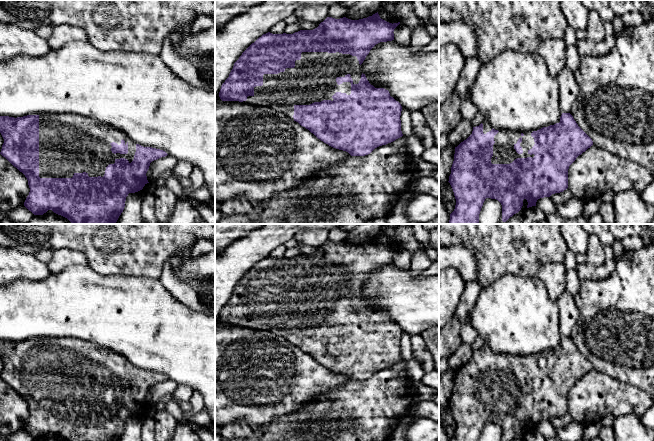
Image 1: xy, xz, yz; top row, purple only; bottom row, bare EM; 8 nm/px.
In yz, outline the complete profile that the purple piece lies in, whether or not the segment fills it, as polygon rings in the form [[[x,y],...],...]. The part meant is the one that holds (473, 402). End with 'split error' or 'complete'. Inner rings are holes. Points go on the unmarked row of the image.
[[[562,337],[560,346],[548,351],[543,351],[537,355],[532,356],[512,356],[504,354],[495,354],[492,352],[488,344],[484,344],[479,350],[473,351],[472,358],[457,371],[455,371],[454,385],[451,391],[451,398],[449,400],[449,407],[453,413],[456,423],[454,435],[450,441],[479,441],[481,432],[486,422],[496,423],[502,429],[502,441],[512,441],[518,437],[522,430],[523,424],[528,426],[527,432],[536,430],[536,426],[540,422],[550,421],[552,418],[563,416],[568,412],[568,393],[569,390],[576,384],[576,382],[585,376],[593,369],[592,363],[578,350],[573,340],[570,337]]] | split error

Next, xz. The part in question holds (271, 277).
[[[377,236],[359,244],[327,241],[317,252],[293,258],[263,258],[234,287],[229,301],[221,310],[219,321],[222,325],[239,325],[272,332],[298,346],[333,372],[346,375],[351,380],[368,379],[375,372],[403,360],[401,328],[390,320],[388,314],[371,309],[361,292],[376,268],[394,264],[393,256],[399,248],[381,243]]] | split error

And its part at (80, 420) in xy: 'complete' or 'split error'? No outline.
split error

